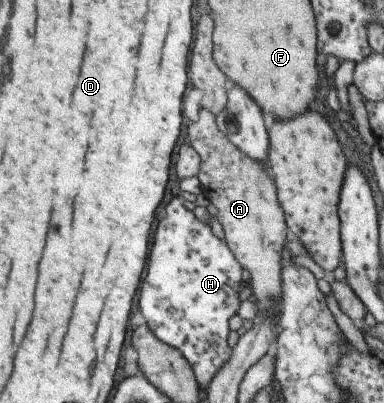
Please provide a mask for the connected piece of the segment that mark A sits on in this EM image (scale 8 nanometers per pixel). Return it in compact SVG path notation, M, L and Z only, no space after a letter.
M206 108L199 111L199 118L187 126L187 136L190 145L199 153L201 162L198 178L202 184L203 193L213 203L218 212L219 224L225 232L225 241L235 258L244 269L251 273L254 295L257 298L258 315L267 316L282 296L282 253L290 235L285 222L284 210L280 205L276 184L271 175L269 164L258 163L242 153L227 137L216 123L216 116Z

